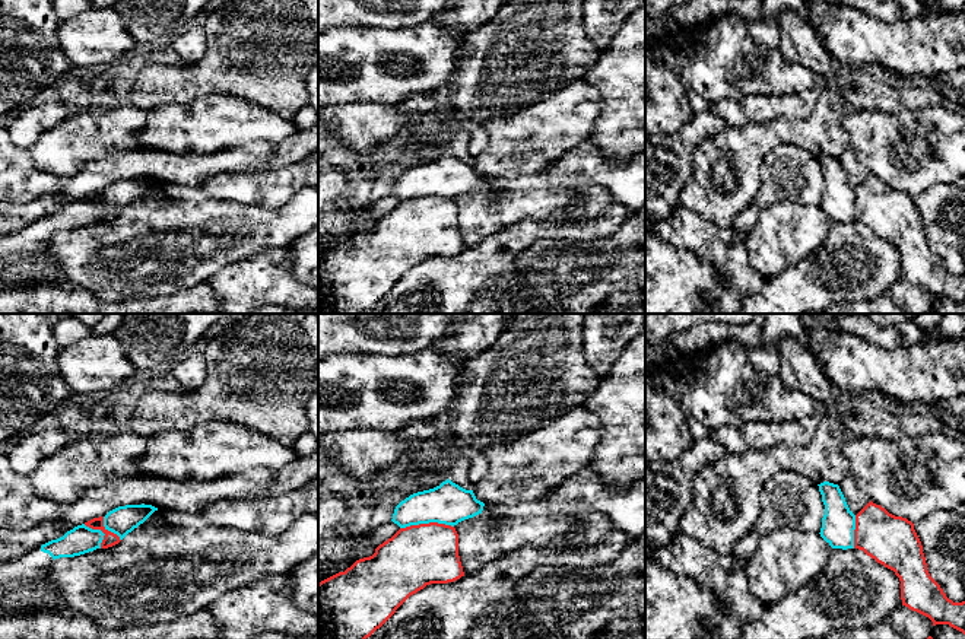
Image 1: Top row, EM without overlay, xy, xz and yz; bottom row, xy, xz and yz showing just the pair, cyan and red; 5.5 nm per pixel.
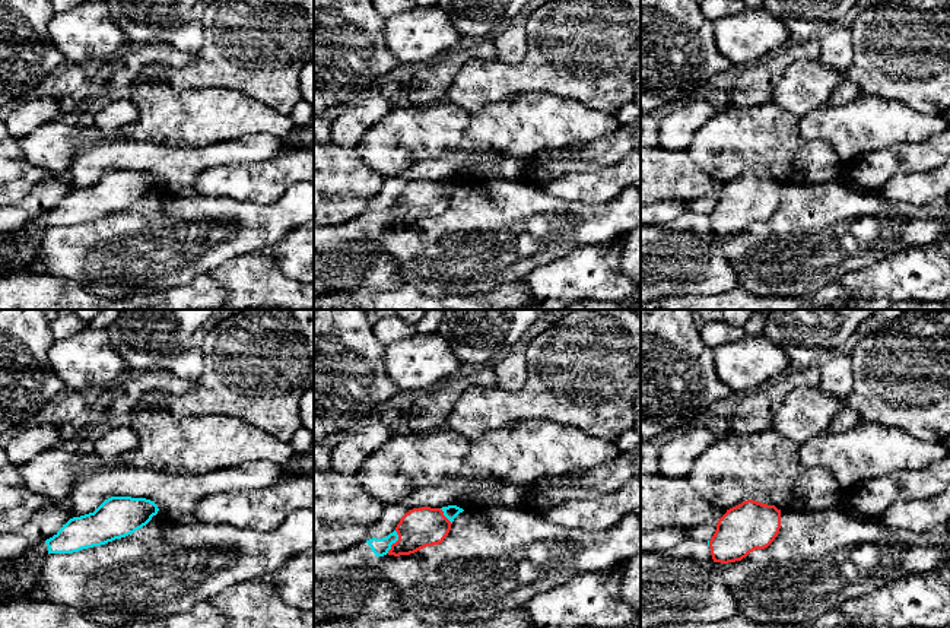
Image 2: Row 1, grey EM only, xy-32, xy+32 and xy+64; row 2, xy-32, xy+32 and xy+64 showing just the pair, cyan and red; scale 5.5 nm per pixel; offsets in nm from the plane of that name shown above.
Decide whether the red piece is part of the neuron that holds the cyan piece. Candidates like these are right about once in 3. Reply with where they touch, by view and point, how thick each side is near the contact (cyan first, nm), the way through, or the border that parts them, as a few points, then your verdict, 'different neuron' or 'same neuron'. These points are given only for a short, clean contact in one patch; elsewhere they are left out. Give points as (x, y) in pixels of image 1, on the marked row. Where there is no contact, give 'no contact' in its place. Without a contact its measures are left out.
xz (427, 523) | 220/340 nm | along xz (453, 525), (419, 523), (400, 528) | different neuron

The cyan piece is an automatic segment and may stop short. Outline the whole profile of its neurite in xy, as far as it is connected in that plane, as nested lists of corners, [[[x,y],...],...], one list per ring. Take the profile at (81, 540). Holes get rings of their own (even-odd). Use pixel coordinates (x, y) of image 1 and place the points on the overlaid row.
[[[82,524],[18,559],[0,562],[0,617],[70,610],[57,592],[50,566],[55,559],[101,549],[104,535]]]

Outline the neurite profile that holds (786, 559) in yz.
[[[771,531],[743,565],[747,588],[762,605],[769,605],[819,576],[831,549],[819,532]]]

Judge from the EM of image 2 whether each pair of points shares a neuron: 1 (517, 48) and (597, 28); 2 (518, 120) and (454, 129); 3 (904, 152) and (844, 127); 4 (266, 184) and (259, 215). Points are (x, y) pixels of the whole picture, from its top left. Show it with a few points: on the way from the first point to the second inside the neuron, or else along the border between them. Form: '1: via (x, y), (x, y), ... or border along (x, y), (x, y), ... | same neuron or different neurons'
1: border along (524, 25), (526, 56), (514, 64), (496, 62) | different neurons
2: border along (469, 114), (467, 136), (496, 148) | different neurons
3: border along (924, 139), (867, 151), (858, 156) | different neurons
4: border along (291, 184), (269, 202), (228, 197) | different neurons

